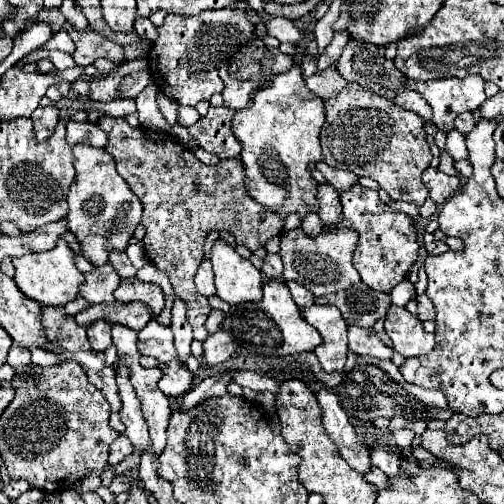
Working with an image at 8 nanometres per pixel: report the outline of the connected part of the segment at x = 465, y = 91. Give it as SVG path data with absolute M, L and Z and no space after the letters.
M479 75L419 83L407 79L405 85L417 91L429 103L433 111L433 123L443 133L449 133L453 129L453 121L457 115L465 111L475 111L487 99L483 91L483 79Z

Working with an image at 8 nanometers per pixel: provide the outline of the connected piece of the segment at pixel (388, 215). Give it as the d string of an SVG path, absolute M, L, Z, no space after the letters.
M353 185L349 191L339 193L339 197L343 205L343 219L351 221L353 229L359 233L359 243L353 253L353 265L359 271L361 281L375 291L389 293L407 277L411 265L417 259L419 243L415 221L405 213L395 213L379 199L377 191L365 189L361 185Z

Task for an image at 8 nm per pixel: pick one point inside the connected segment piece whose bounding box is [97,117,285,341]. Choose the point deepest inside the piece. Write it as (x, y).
(182, 204)

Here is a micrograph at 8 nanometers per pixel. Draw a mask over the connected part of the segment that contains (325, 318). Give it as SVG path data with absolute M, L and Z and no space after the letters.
M311 305L301 307L301 317L309 325L313 325L323 343L315 349L315 355L319 357L319 363L327 373L343 371L345 359L347 359L347 323L341 317L341 311L333 305Z

